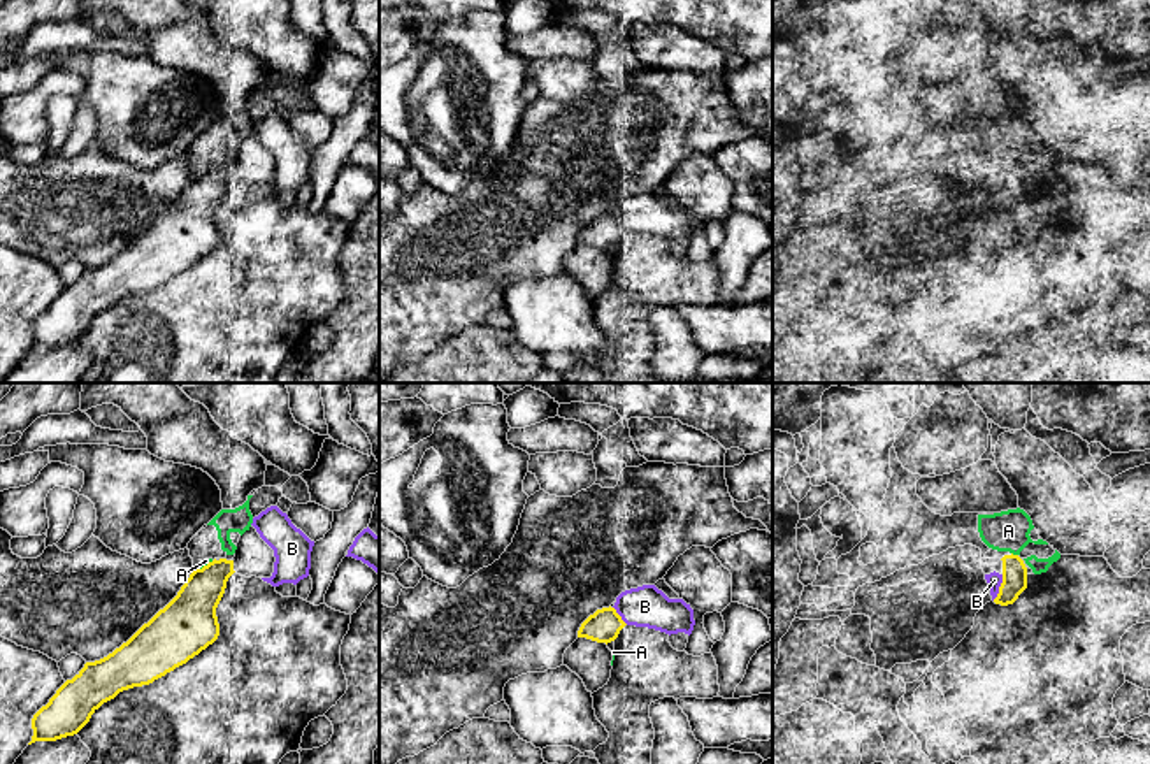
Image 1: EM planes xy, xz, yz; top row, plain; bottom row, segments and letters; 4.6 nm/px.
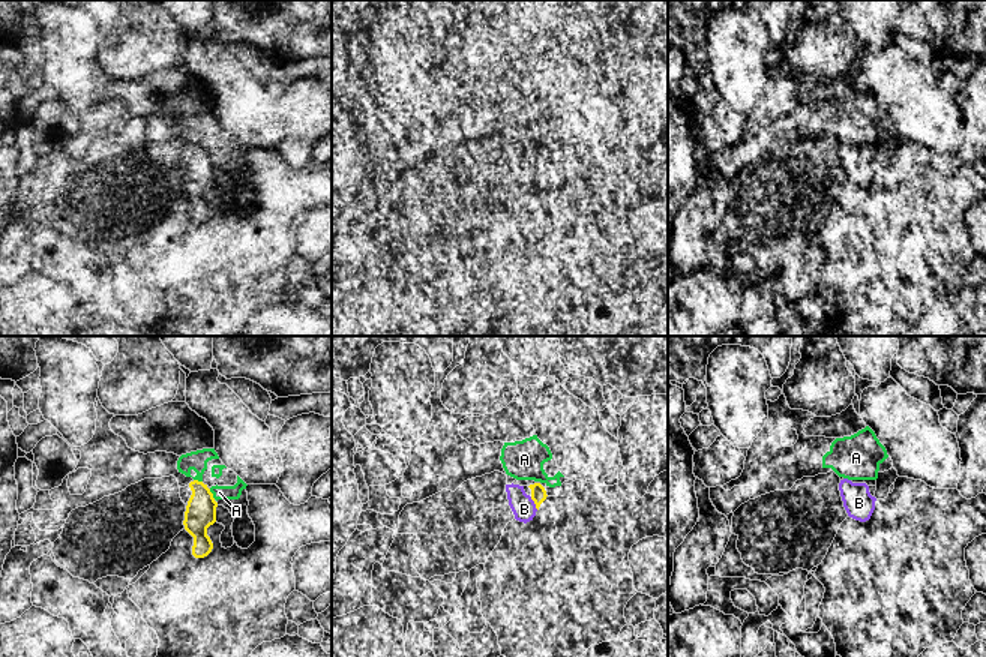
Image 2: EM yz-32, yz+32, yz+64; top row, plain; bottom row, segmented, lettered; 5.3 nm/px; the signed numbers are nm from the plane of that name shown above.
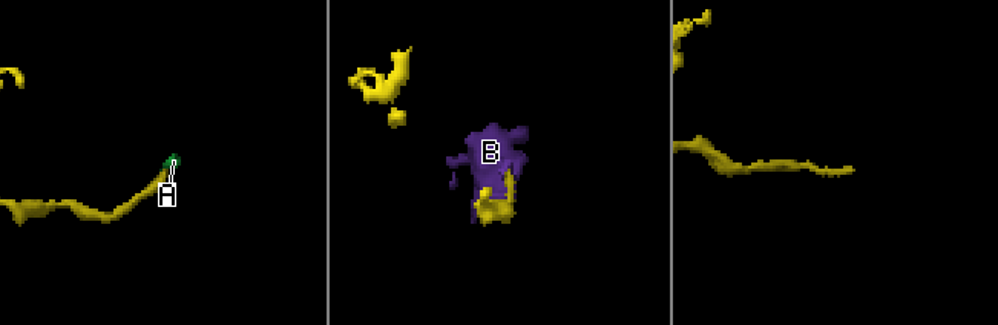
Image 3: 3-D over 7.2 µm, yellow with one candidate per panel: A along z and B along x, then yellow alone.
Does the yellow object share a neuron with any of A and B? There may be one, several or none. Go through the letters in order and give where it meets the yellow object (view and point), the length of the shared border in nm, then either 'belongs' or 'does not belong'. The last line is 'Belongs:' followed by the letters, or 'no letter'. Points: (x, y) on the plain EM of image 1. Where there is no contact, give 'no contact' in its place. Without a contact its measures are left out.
A: yz (1015, 162) | 40 nm | does not belong
B: yz (999, 194) | 130 nm | belongs
Belongs: B

